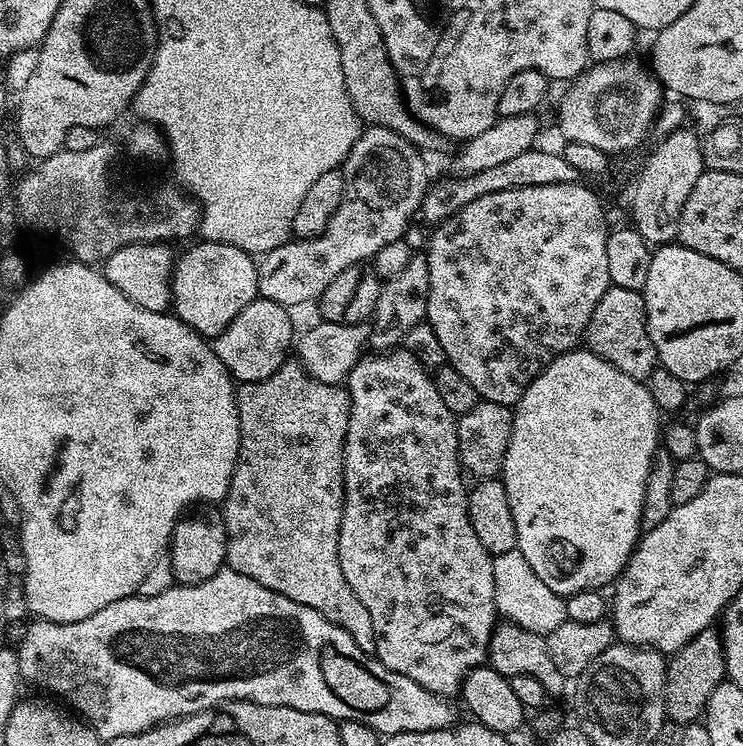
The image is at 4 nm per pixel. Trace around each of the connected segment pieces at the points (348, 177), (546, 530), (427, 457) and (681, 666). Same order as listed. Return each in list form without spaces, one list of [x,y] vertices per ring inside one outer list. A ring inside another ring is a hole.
[[[365,127],[340,168],[344,186],[343,200],[338,210],[319,236],[294,238],[261,255],[257,261],[259,297],[278,302],[287,308],[295,308],[310,301],[313,303],[342,270],[369,261],[384,245],[401,239],[414,214],[419,213],[430,187],[428,166],[423,156],[421,149],[386,127]]]
[[[590,350],[580,351],[563,352],[558,358],[554,358],[554,362],[550,362],[546,370],[542,370],[542,374],[534,378],[534,382],[530,382],[530,386],[514,406],[510,446],[506,450],[502,473],[506,498],[510,498],[510,510],[514,514],[514,526],[518,530],[517,549],[526,558],[526,562],[530,562],[534,574],[538,574],[538,578],[542,578],[542,582],[546,582],[550,590],[565,598],[587,588],[600,590],[605,587],[603,584],[611,585],[628,565],[628,559],[642,535],[640,518],[646,494],[646,478],[652,470],[654,454],[662,444],[662,413],[658,406],[654,406],[654,398],[650,398],[647,383],[630,378],[630,374],[622,374],[622,370],[610,366],[610,362],[594,355]]]
[[[400,346],[391,352],[365,354],[350,370],[346,381],[350,398],[350,422],[346,426],[346,442],[344,443],[344,509],[342,510],[342,526],[338,534],[338,562],[342,562],[342,574],[358,594],[358,602],[366,606],[370,618],[374,621],[374,638],[376,639],[376,659],[381,660],[387,668],[398,674],[406,674],[413,682],[418,682],[435,696],[455,697],[464,685],[466,674],[470,670],[481,667],[487,661],[488,647],[492,632],[498,623],[498,613],[494,602],[494,570],[492,555],[478,542],[478,534],[474,534],[474,526],[470,526],[468,517],[469,489],[464,488],[465,473],[460,467],[458,454],[458,434],[456,433],[457,417],[442,402],[436,389],[435,379],[429,369],[423,368],[407,350]]]
[[[715,627],[702,630],[686,642],[678,651],[667,657],[666,686],[664,687],[664,714],[679,726],[695,724],[703,717],[710,694],[725,683],[724,638]]]

